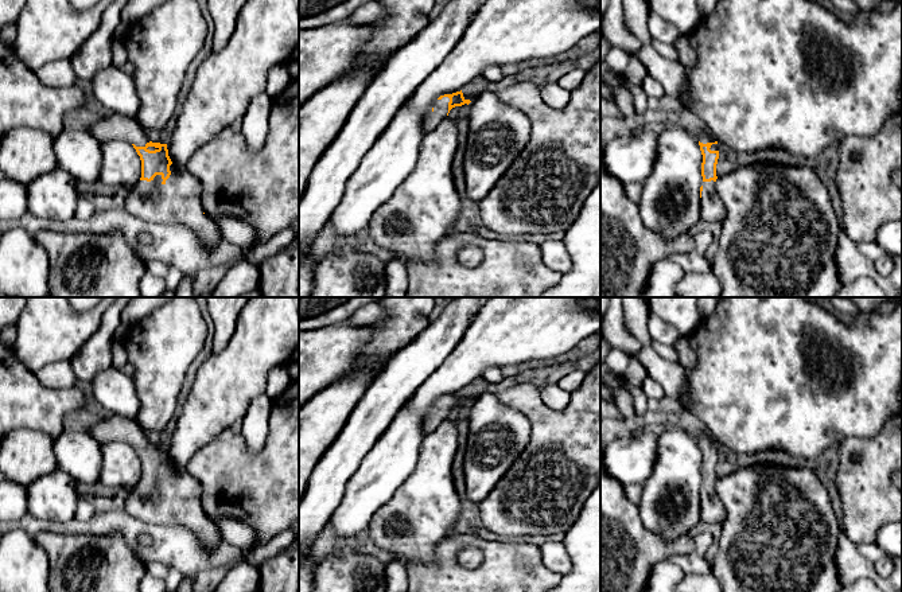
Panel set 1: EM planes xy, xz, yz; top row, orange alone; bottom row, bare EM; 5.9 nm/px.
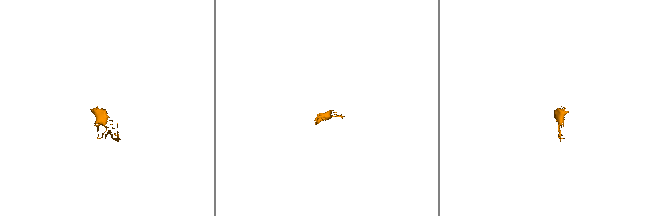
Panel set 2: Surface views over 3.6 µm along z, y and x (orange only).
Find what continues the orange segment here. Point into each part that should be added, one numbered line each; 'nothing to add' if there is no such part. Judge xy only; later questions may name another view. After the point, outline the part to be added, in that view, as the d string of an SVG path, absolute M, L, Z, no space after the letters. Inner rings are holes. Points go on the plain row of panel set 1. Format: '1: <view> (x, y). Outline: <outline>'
1: xy (116, 428). Outline: M112 416L100 418L88 429L100 443L124 441L136 448L145 448L151 441L135 418Z
2: xy (178, 503). Outline: M170 467L171 476L163 486L162 476L151 483L139 482L124 501L133 518L156 526L183 527L205 548L222 542L215 523L203 514L201 484L187 471Z

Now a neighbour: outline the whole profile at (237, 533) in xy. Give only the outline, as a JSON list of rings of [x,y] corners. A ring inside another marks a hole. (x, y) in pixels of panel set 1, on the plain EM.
[[[223,518],[214,523],[225,542],[245,552],[254,548],[256,530],[248,523],[233,518]]]

